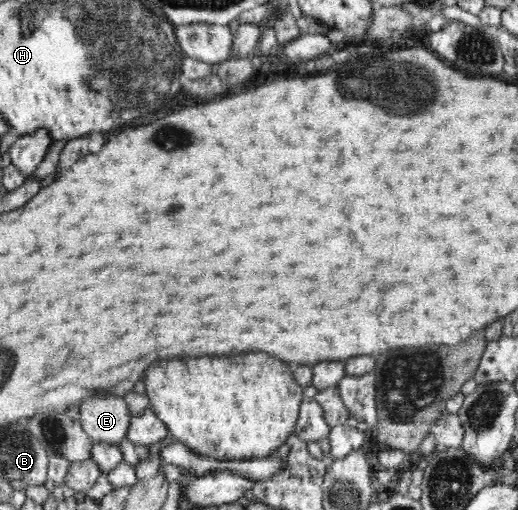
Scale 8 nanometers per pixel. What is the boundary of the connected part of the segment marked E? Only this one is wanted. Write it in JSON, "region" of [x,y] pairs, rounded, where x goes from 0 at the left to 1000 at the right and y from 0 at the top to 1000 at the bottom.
{"region":[[[178,773],[154,790],[154,827],[181,869],[228,873],[243,857],[253,814],[232,775]]]}

